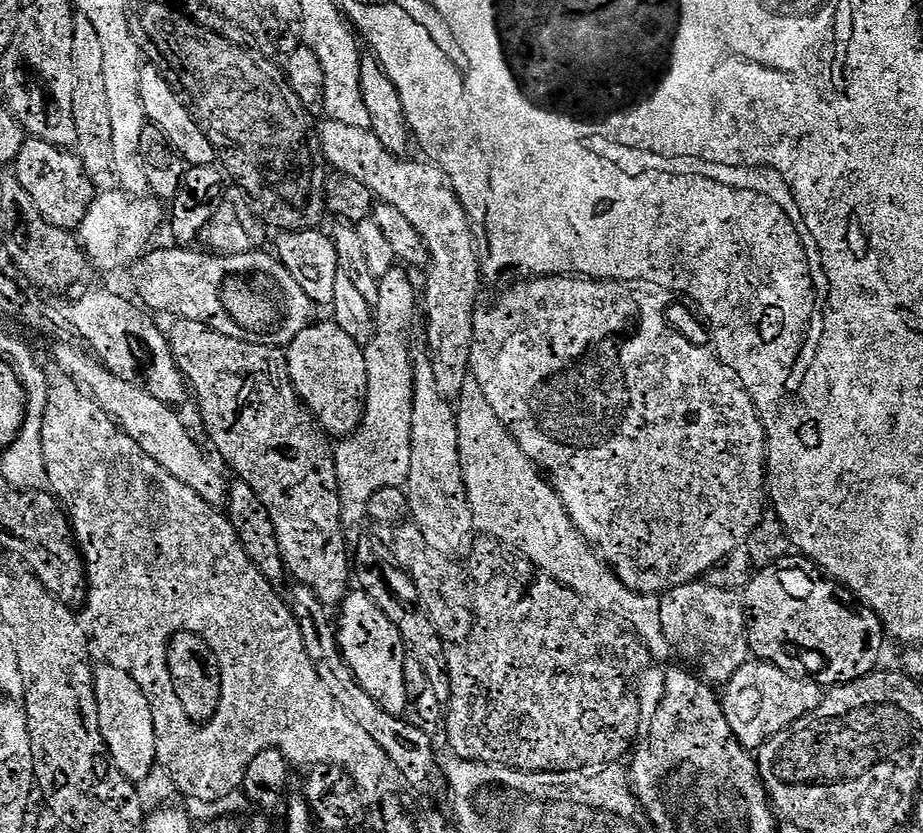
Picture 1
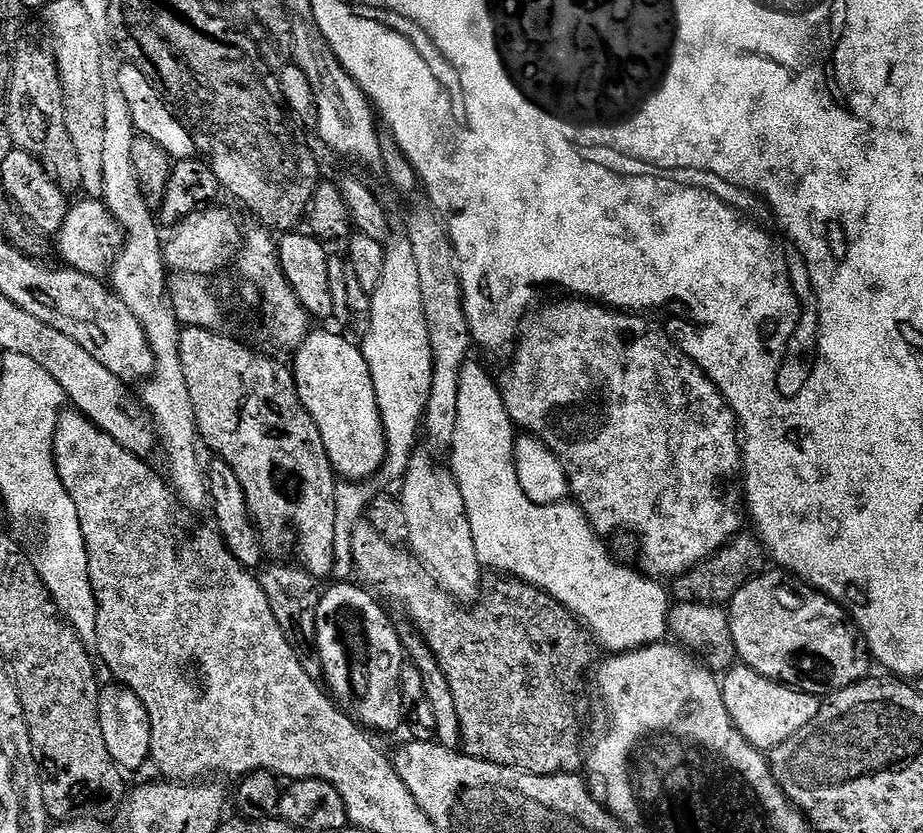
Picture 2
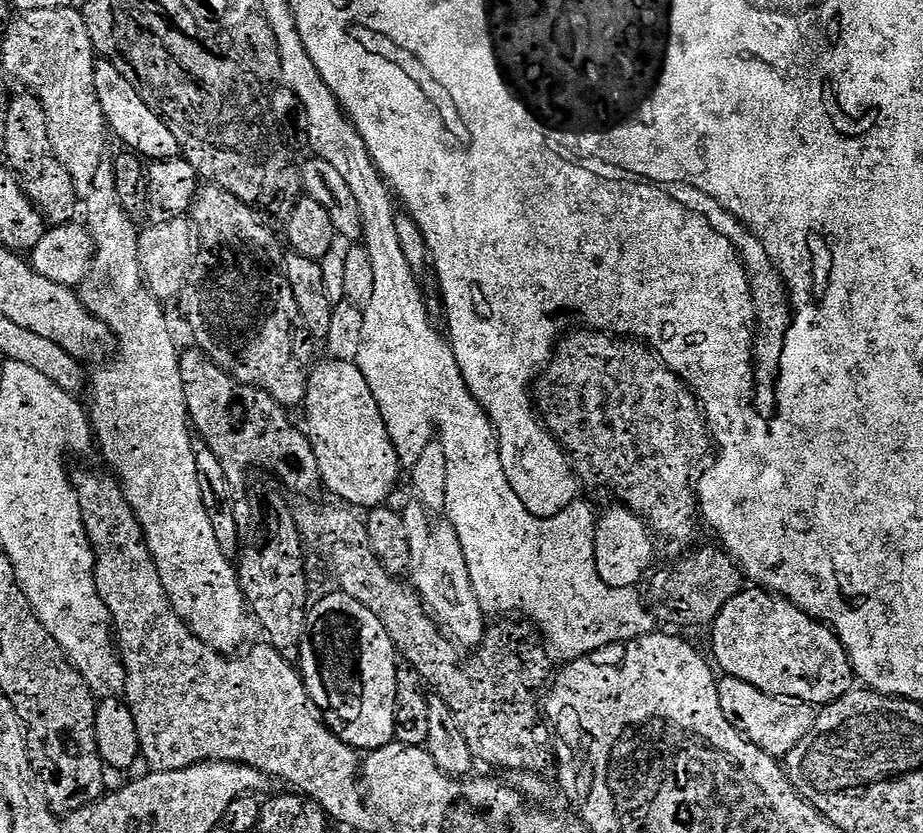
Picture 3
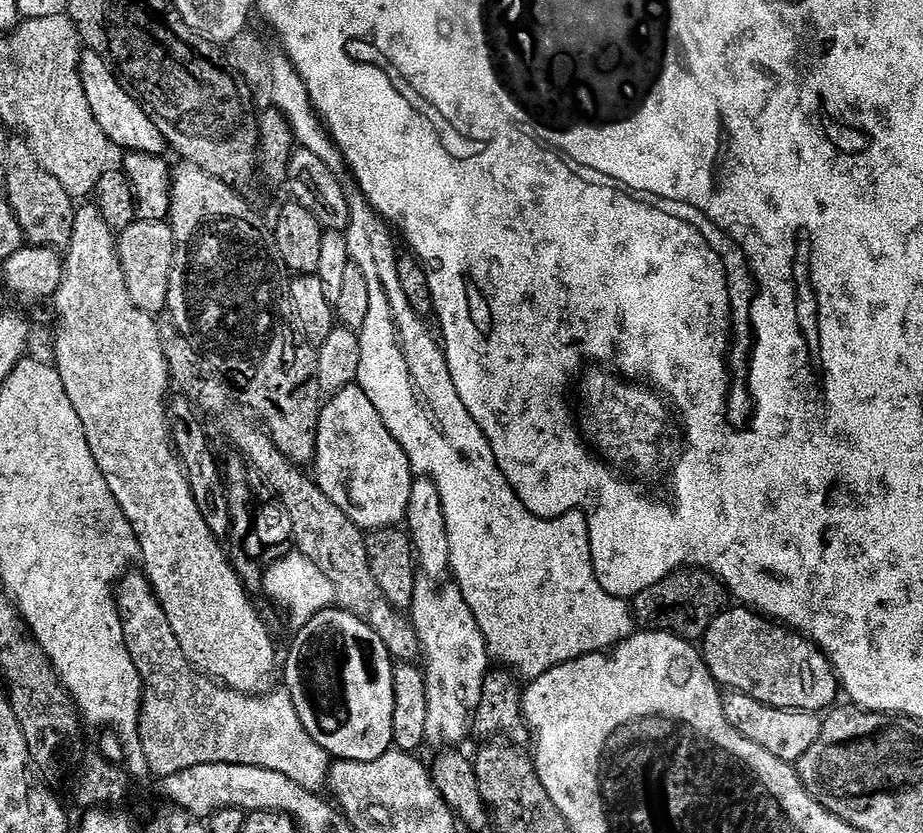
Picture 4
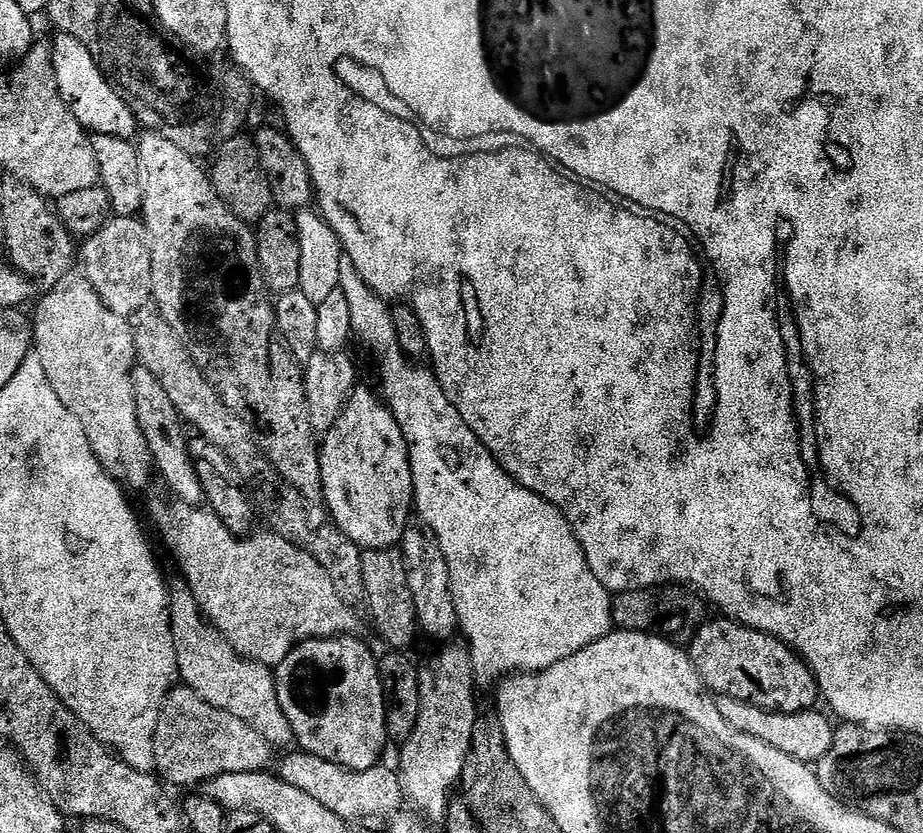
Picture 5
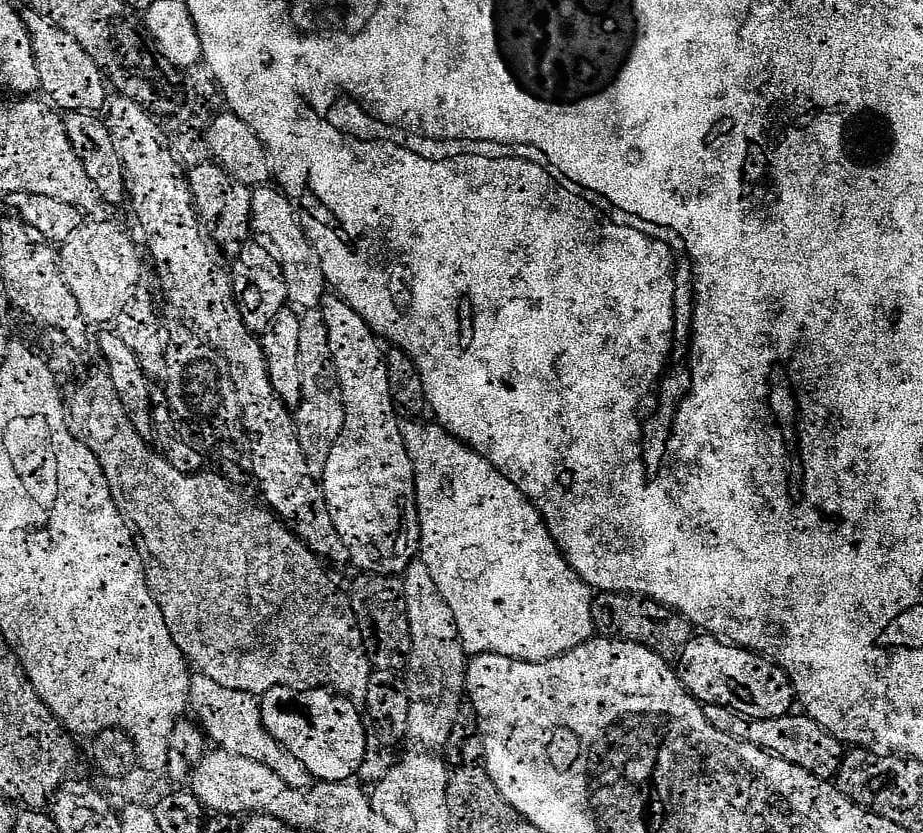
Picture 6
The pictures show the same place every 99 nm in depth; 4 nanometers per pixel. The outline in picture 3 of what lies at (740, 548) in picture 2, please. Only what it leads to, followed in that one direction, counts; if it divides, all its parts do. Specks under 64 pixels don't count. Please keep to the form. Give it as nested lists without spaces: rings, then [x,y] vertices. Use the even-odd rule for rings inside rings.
[[[706,546],[698,552],[693,551],[675,561],[672,568],[651,573],[647,581],[646,603],[659,623],[661,620],[662,623],[672,626],[711,625],[722,606],[736,594],[738,585],[732,578],[736,574],[735,563],[724,549],[715,547]]]

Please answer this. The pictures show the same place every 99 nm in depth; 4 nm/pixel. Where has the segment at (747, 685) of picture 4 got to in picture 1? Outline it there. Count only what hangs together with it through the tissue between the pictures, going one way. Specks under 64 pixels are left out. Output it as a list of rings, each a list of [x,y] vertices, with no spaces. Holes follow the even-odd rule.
[[[788,563],[770,565],[753,577],[743,589],[742,599],[744,614],[748,618],[748,646],[751,655],[766,664],[778,666],[792,676],[803,673],[807,679],[814,680],[821,686],[848,684],[851,680],[877,671],[879,664],[876,663],[880,660],[880,651],[884,648],[884,640],[886,641],[886,628],[876,613],[867,604],[849,599],[845,589],[837,581]]]

